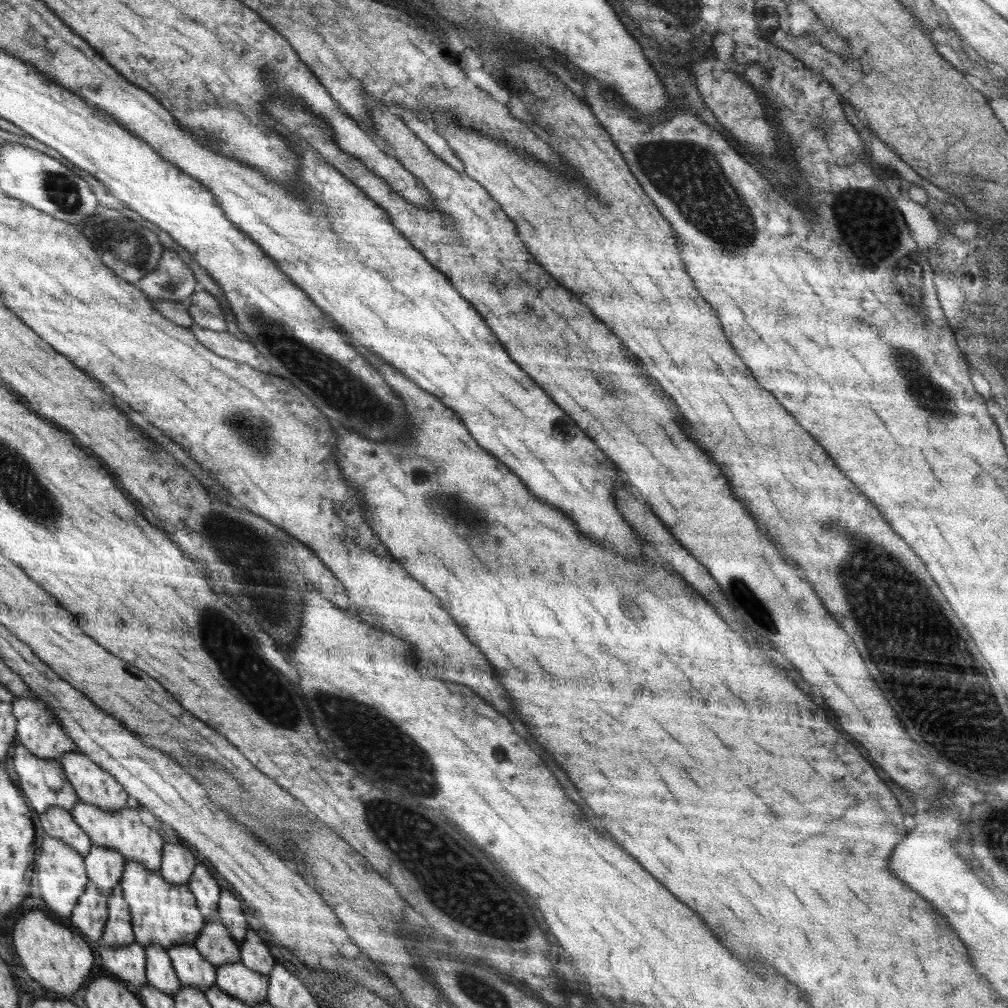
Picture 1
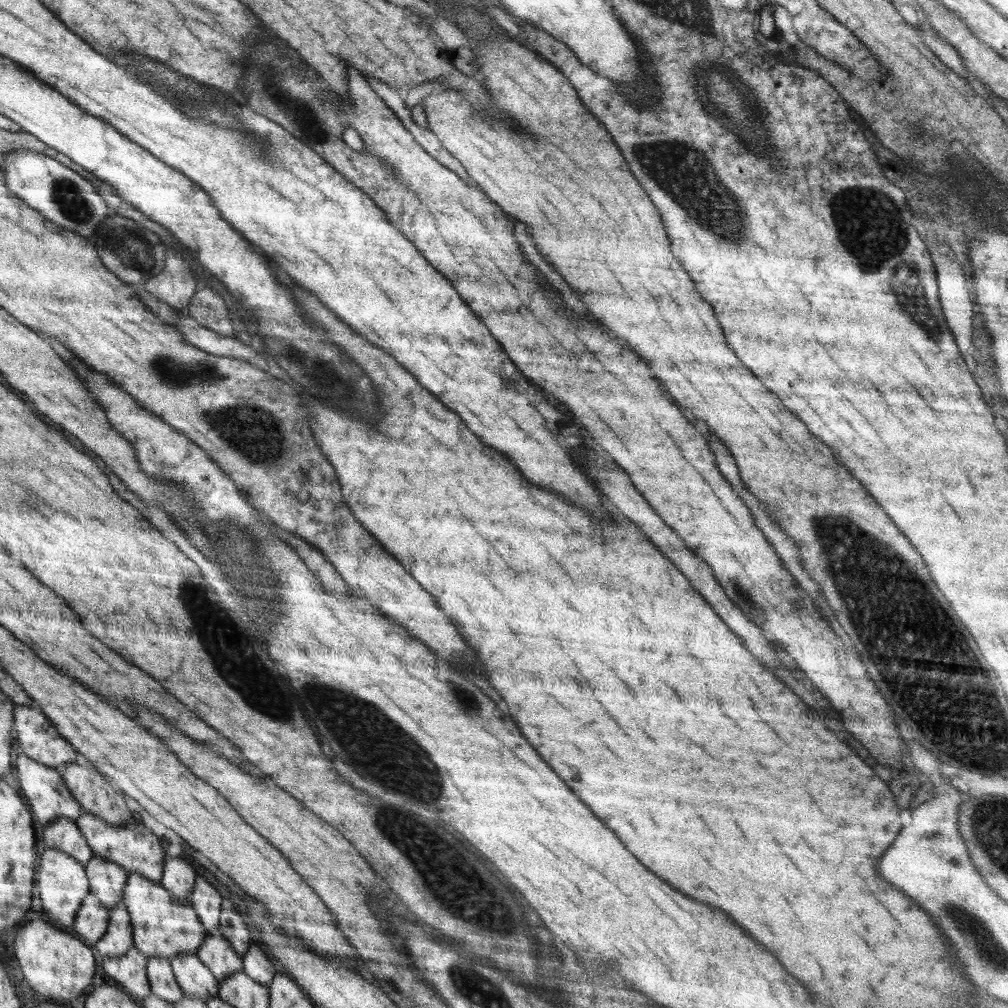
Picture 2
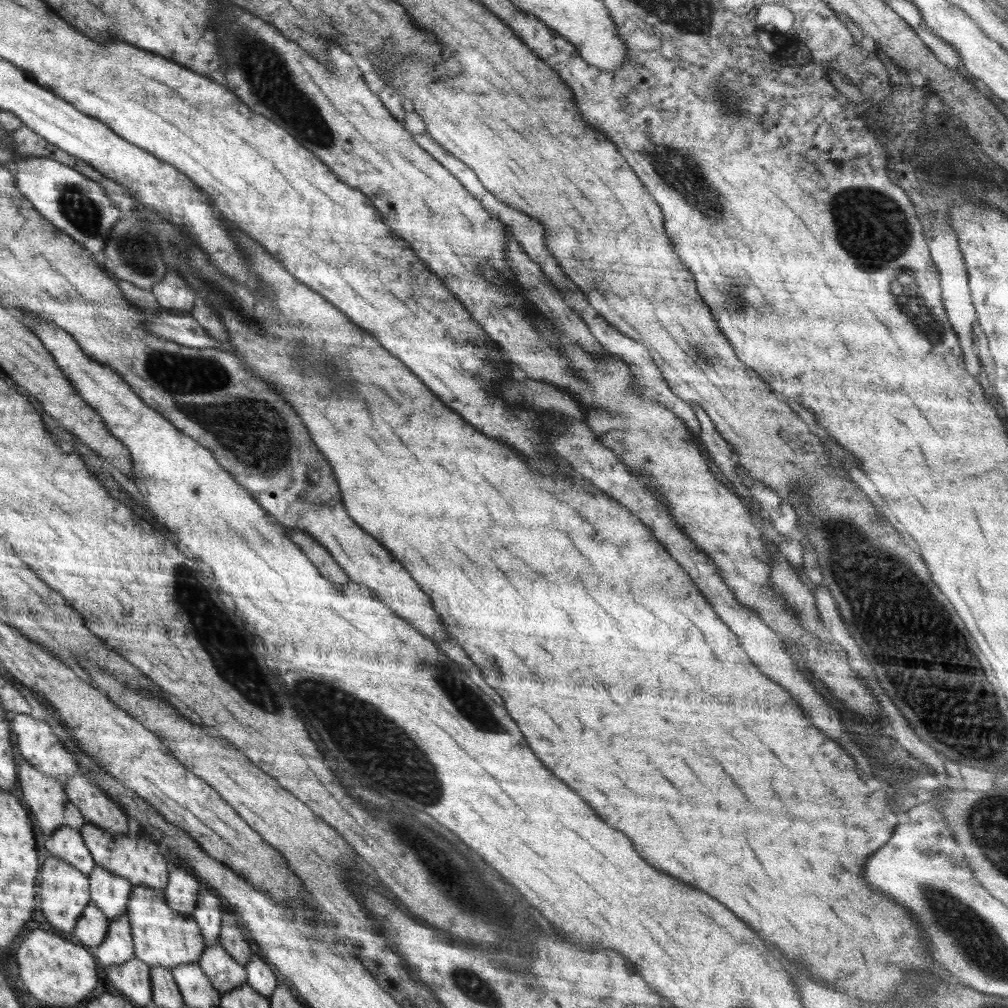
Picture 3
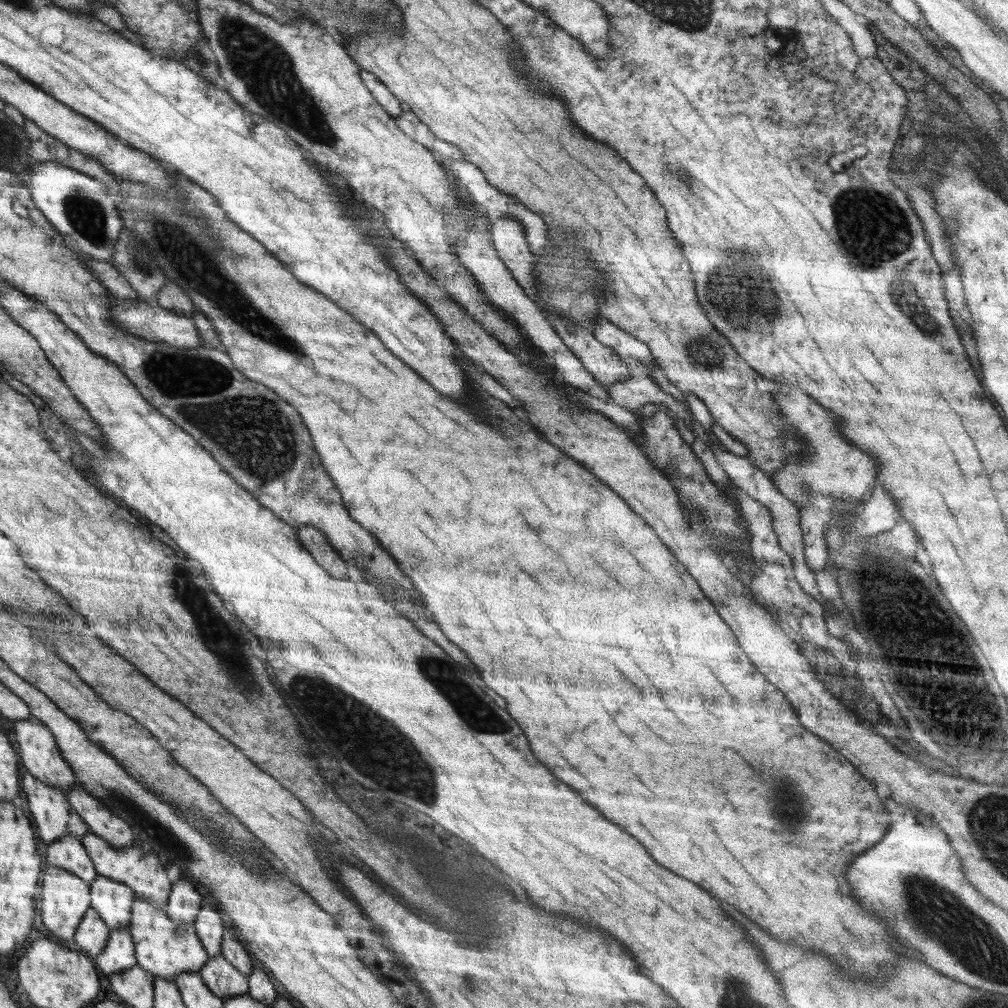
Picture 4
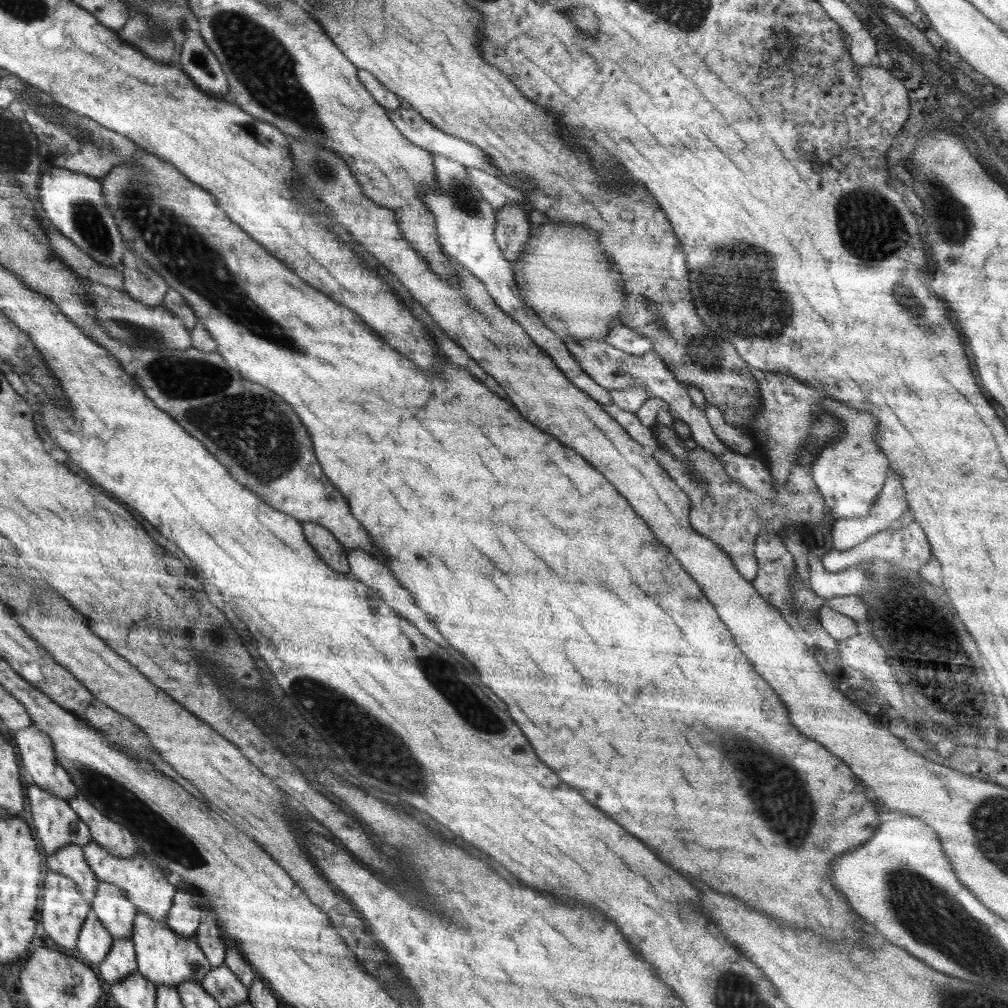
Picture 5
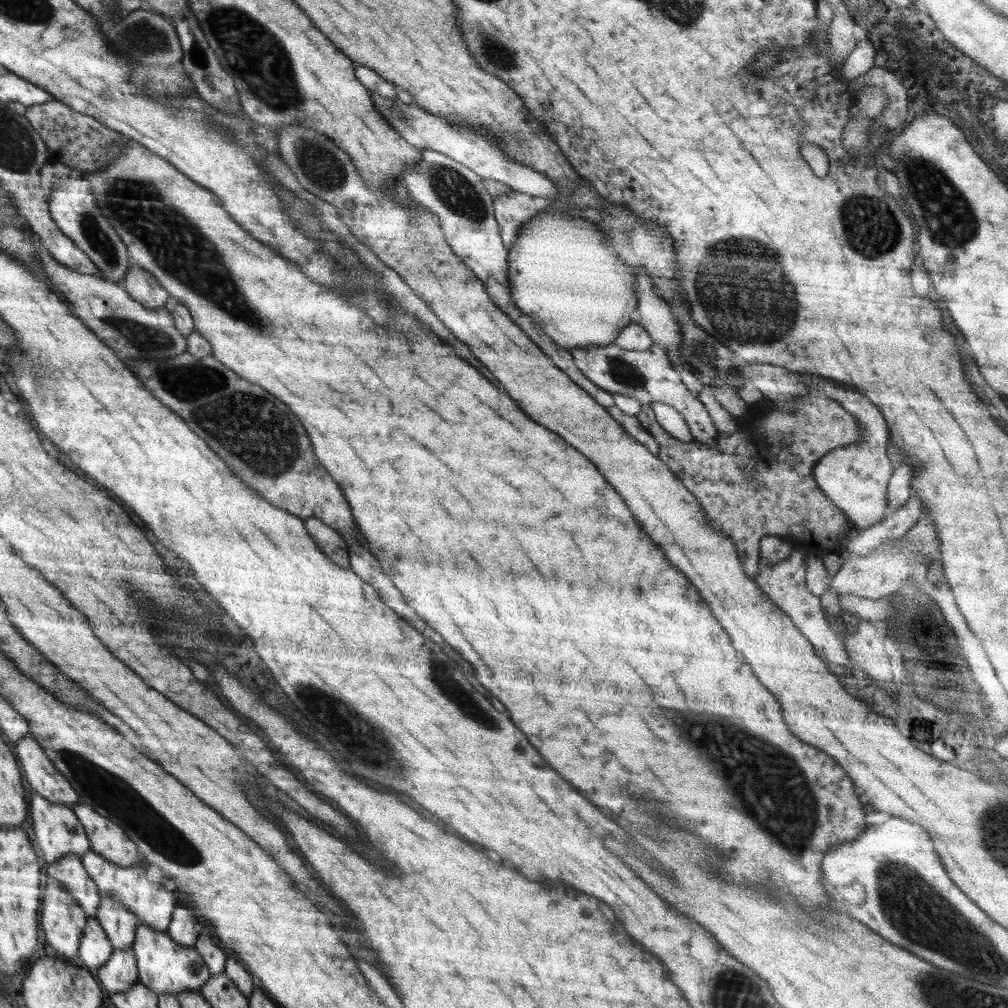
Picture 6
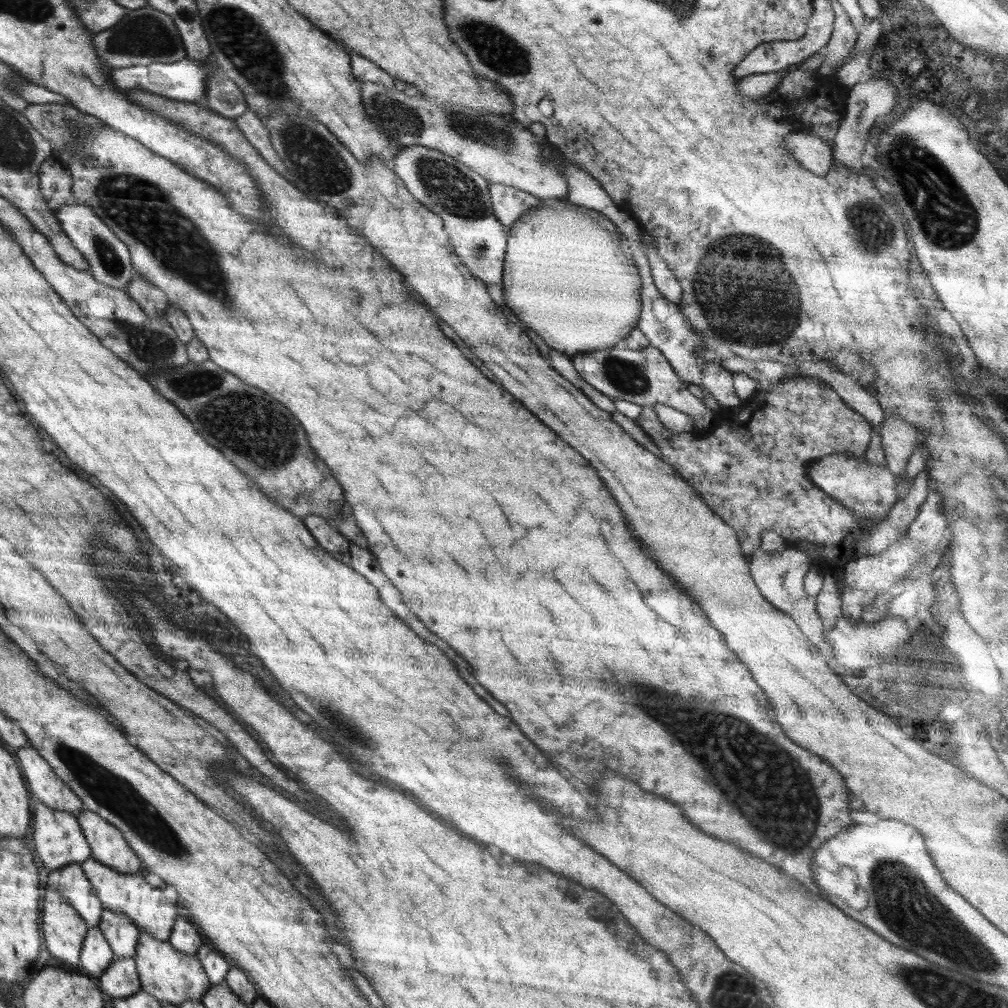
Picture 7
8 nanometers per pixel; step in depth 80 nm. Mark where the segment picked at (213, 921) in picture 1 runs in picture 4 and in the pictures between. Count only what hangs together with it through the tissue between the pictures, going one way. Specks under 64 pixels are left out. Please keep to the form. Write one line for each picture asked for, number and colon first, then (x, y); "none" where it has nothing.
2: (216, 952)
3: (225, 973)
4: (225, 980)

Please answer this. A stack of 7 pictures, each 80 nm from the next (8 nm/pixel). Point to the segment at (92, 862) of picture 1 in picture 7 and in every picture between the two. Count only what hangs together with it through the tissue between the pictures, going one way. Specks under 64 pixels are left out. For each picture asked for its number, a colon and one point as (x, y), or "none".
2: (107, 879)
3: (111, 893)
4: (112, 900)
5: (114, 910)
6: (118, 922)
7: (122, 934)

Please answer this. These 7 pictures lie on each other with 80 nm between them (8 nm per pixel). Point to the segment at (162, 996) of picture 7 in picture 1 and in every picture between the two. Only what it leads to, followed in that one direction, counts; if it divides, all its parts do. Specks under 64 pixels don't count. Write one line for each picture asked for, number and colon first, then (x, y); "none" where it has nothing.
1: (163, 914)
2: (162, 927)
3: (161, 937)
4: (165, 949)
5: (166, 958)
6: (166, 967)

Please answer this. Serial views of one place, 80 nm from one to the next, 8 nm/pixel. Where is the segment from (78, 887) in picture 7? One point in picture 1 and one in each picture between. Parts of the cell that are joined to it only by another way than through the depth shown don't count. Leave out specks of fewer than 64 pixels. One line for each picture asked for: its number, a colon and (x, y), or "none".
1: (56, 822)
2: (62, 834)
3: (66, 843)
4: (68, 852)
5: (70, 861)
6: (69, 870)

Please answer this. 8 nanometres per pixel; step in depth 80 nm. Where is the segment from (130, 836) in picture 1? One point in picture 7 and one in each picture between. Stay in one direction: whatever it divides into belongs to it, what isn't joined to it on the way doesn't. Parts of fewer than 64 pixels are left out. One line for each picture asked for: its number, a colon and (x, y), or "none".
2: (134, 847)
3: (137, 858)
4: (142, 871)
5: (146, 888)
6: (152, 904)
7: (129, 894)

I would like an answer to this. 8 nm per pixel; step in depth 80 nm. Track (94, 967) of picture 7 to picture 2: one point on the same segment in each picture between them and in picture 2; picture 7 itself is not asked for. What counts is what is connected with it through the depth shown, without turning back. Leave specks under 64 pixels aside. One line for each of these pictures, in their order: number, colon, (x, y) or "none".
2: (91, 925)
3: (93, 929)
4: (94, 933)
5: (95, 942)
6: (97, 948)

